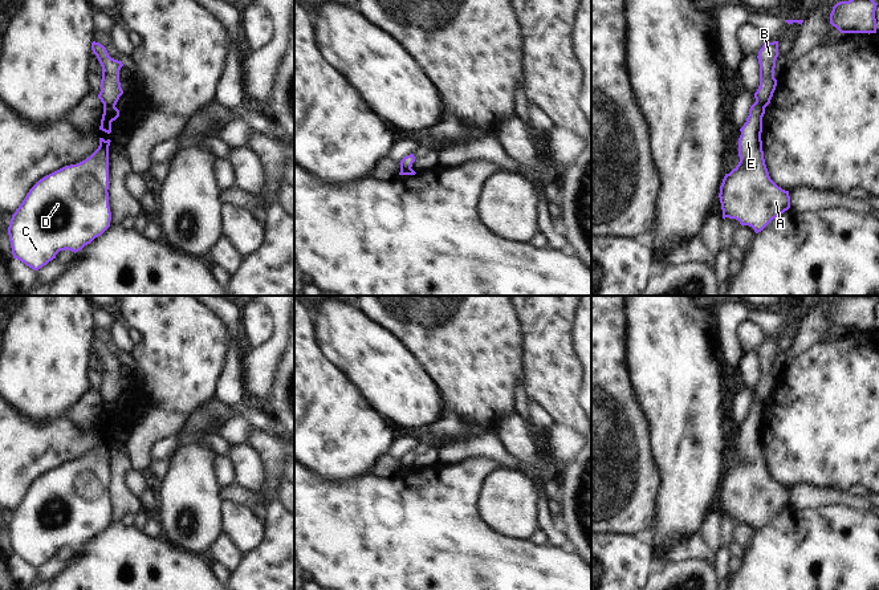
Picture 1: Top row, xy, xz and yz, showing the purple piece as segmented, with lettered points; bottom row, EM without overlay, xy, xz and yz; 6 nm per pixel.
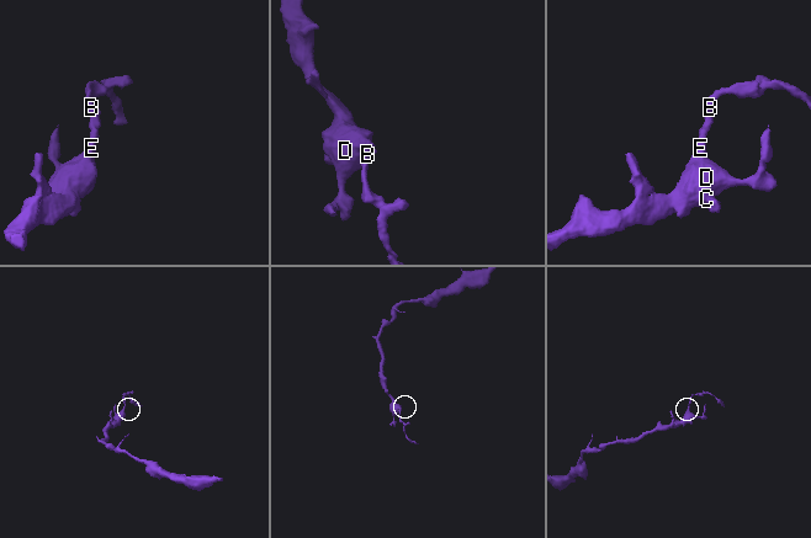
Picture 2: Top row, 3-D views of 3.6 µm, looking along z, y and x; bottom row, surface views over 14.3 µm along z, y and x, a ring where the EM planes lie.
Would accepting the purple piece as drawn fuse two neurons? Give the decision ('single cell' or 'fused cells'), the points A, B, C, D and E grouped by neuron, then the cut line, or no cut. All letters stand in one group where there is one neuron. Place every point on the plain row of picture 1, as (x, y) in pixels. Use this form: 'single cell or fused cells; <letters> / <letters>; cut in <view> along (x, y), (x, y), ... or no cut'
fused cells; A C D E / B; cut in xy along (104, 402), (114, 403)

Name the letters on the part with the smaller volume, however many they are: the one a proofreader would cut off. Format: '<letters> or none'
B

